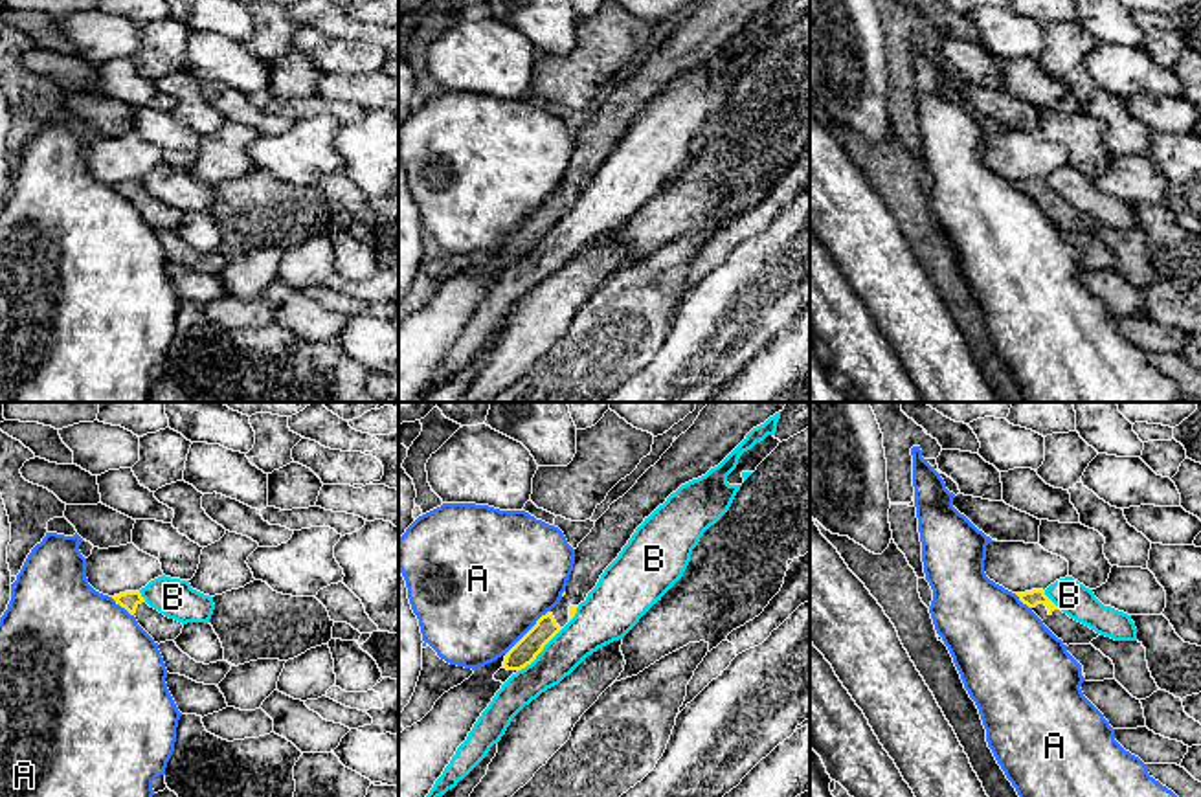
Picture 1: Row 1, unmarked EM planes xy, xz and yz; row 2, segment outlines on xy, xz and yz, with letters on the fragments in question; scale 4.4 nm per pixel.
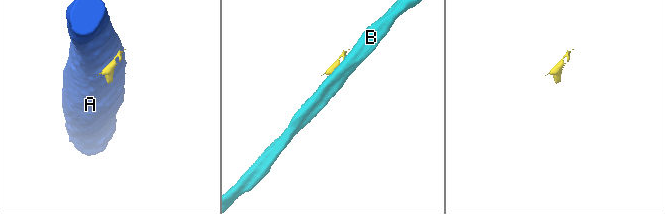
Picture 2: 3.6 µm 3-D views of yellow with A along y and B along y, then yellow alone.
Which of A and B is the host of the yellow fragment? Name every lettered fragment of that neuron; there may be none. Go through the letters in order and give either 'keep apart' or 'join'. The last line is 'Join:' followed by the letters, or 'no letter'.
A: keep apart
B: keep apart
Join: no letter

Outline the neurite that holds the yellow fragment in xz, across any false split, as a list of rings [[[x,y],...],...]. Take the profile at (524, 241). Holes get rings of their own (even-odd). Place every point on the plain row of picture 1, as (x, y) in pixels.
[[[700,0],[661,48],[595,110],[575,138],[575,152],[560,191],[507,241],[494,263],[505,272],[531,253],[544,235],[575,206],[580,191],[619,145],[635,118],[681,73],[718,55],[746,24],[779,0]]]

